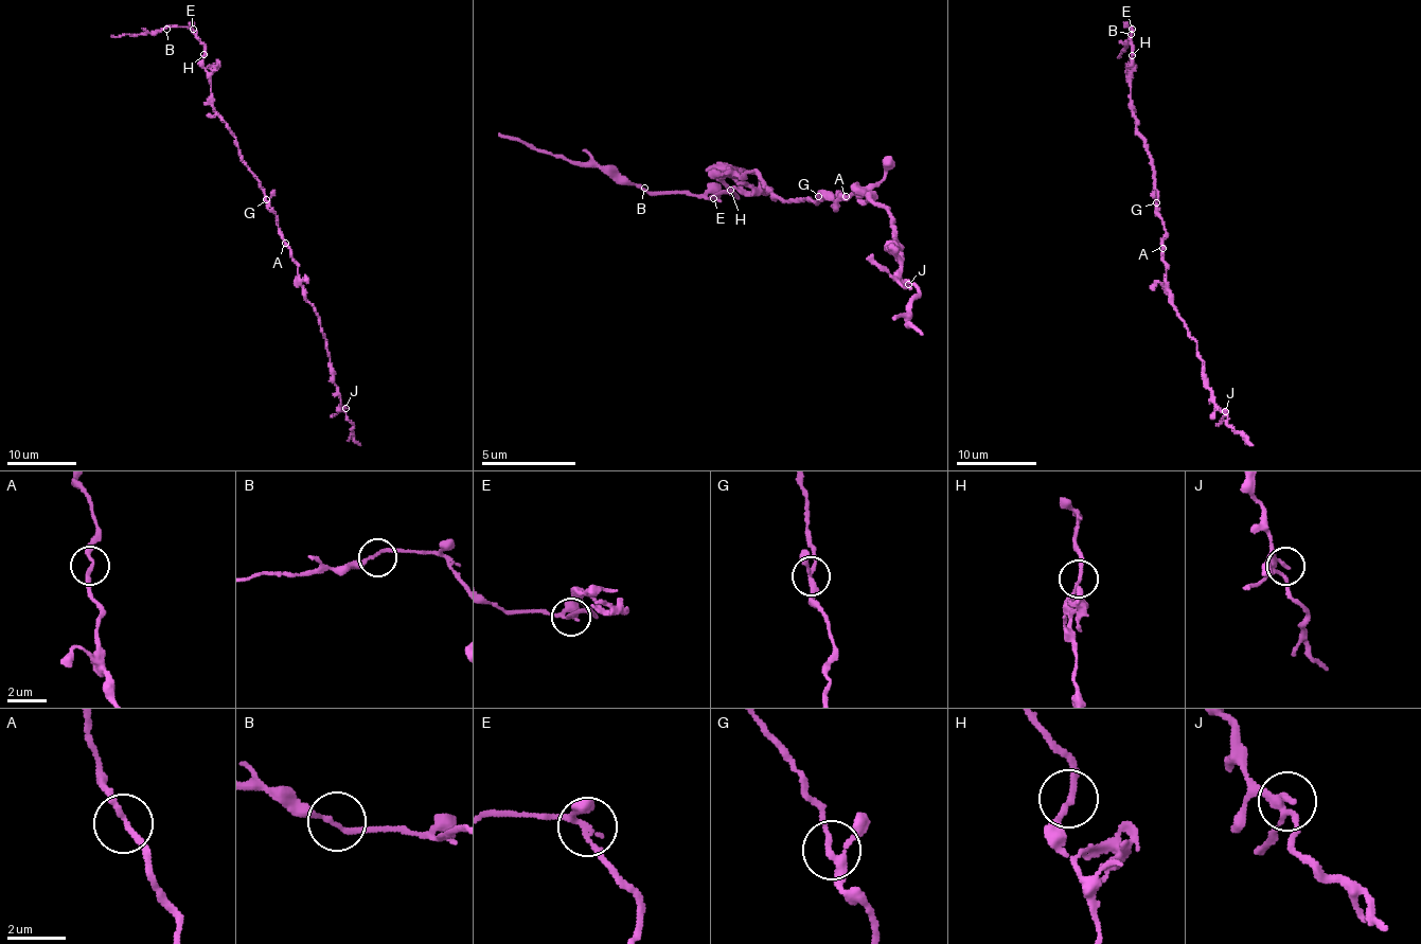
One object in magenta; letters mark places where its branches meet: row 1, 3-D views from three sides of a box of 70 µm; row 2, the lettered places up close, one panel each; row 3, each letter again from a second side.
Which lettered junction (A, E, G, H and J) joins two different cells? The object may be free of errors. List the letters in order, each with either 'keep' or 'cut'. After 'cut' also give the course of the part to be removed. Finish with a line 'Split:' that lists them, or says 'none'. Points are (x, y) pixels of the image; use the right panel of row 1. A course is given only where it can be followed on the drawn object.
A: keep
E: cut; course (1132, 29), (1128, 43), (1118, 57)
G: keep
H: keep
J: keep
Split: E

